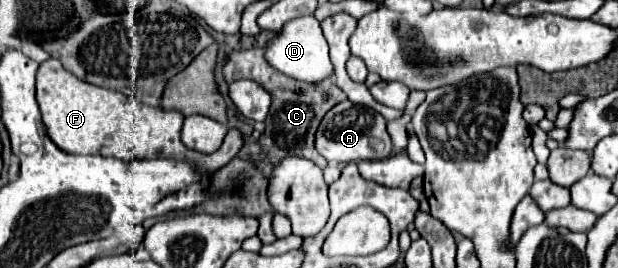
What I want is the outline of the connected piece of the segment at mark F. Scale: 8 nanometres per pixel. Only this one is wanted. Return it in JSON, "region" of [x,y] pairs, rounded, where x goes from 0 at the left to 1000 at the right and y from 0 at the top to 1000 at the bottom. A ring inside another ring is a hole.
{"region":[[[76,220],[60,265],[60,384],[66,399],[79,511],[89,541],[95,541],[95,556],[108,571],[170,578],[199,601],[299,593],[325,616],[332,646],[345,646],[348,631],[358,631],[377,586],[383,586],[393,549],[390,489],[374,481],[367,496],[367,526],[361,526],[361,541],[348,571],[328,578],[322,563],[309,563],[293,526],[293,474],[299,451],[293,422],[241,399],[222,384],[218,369],[209,369],[196,340],[176,340],[138,310],[118,287],[118,272],[105,265],[105,250],[92,220]]]}

